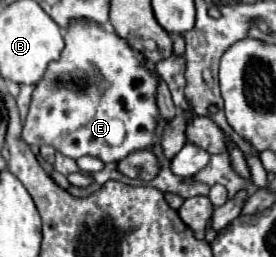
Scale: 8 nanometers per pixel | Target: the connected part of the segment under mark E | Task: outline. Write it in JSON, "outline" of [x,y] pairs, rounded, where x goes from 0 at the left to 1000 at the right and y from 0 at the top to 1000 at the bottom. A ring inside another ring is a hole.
{"outline":[[[268,82],[232,128],[239,183],[225,222],[196,237],[159,307],[116,362],[94,486],[72,541],[101,564],[188,564],[239,611],[283,619],[297,603],[362,611],[377,634],[420,634],[493,580],[536,580],[551,564],[572,416],[565,416],[565,292],[551,253],[514,253],[514,214],[493,206],[442,144],[377,121],[319,82]],[[275,307],[304,307],[312,339],[275,339]]]}

